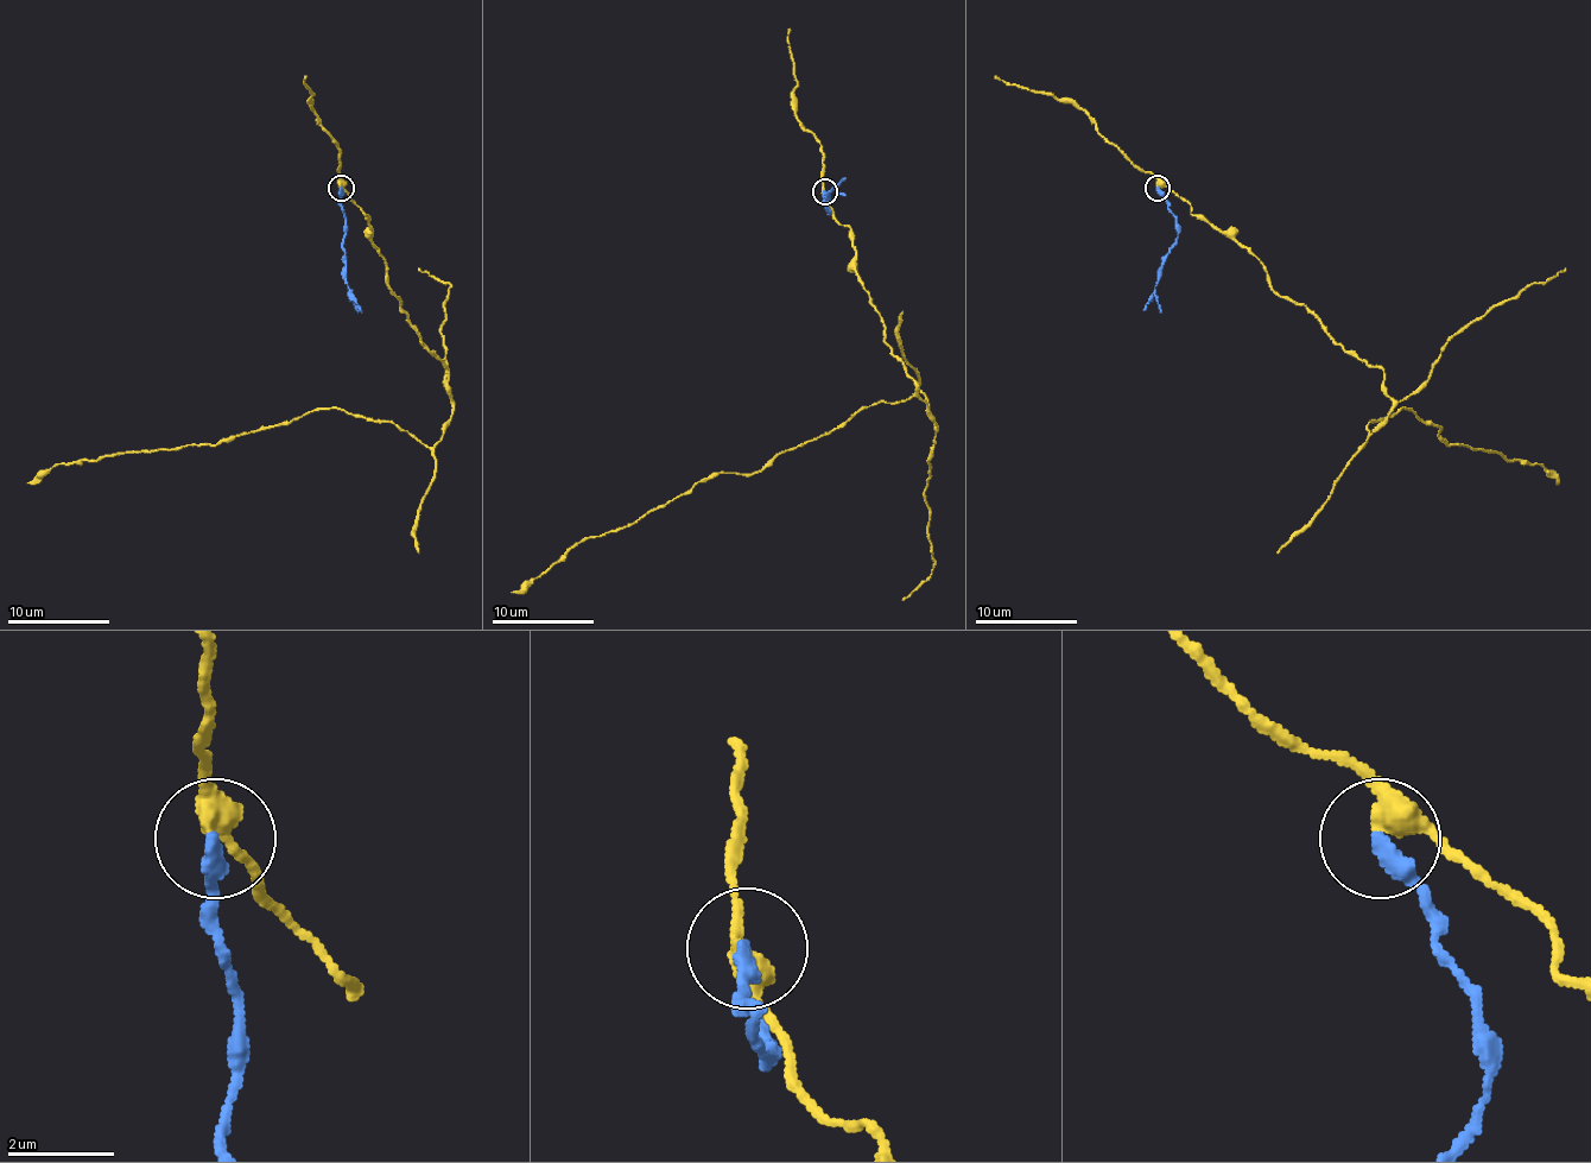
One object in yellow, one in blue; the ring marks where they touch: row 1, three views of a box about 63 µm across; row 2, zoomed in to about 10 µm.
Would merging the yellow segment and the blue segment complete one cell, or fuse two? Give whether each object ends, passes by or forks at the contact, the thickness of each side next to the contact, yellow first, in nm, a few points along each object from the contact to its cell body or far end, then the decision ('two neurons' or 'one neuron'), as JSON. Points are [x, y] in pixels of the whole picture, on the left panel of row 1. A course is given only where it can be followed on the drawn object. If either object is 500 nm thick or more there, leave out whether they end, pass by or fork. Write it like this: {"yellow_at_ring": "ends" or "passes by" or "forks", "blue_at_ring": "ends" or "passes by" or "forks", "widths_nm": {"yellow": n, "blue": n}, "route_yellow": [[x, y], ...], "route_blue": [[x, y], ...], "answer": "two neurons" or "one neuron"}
{"yellow_at_ring": "passes by", "blue_at_ring": "ends", "widths_nm": {"yellow": 400, "blue": 360}, "route_yellow": [[342, 185], [387, 288], [449, 372], [454, 415], [433, 446], [321, 408], [215, 446], [57, 463], [26, 484]], "route_blue": [[342, 189], [344, 277], [352, 301], [362, 313]], "answer": "two neurons"}

